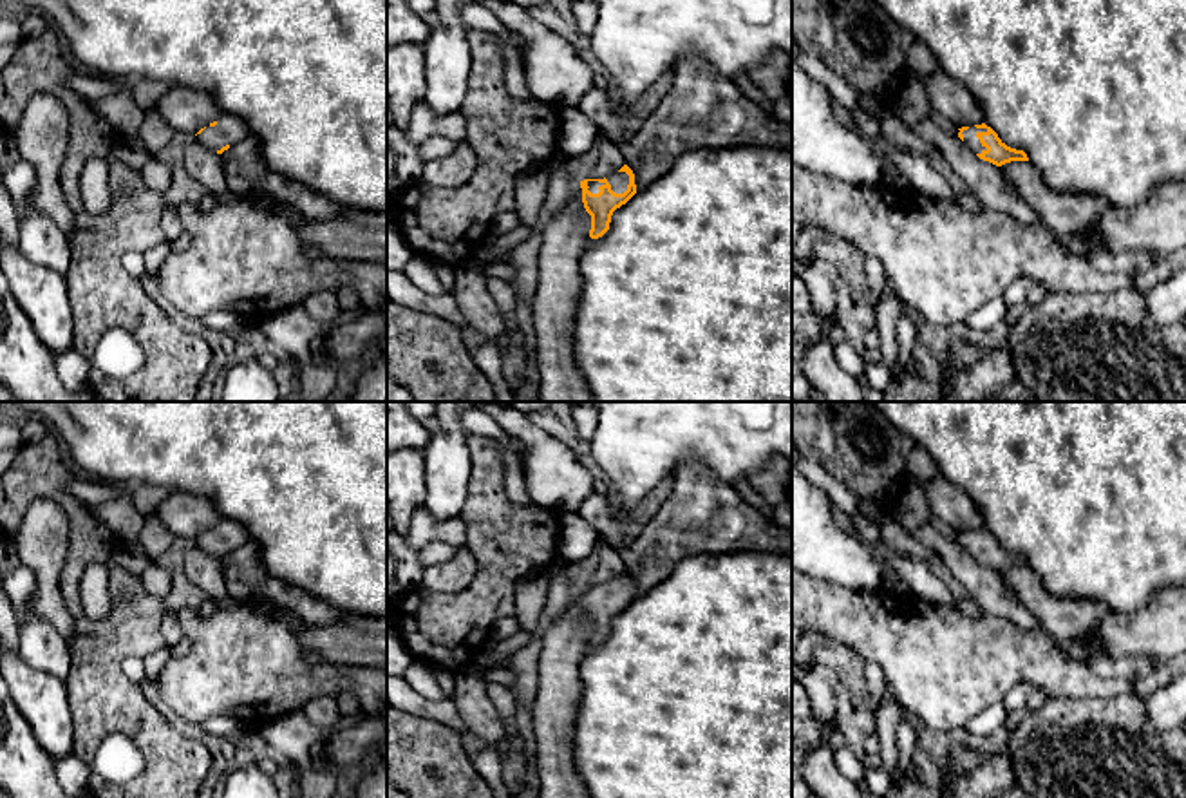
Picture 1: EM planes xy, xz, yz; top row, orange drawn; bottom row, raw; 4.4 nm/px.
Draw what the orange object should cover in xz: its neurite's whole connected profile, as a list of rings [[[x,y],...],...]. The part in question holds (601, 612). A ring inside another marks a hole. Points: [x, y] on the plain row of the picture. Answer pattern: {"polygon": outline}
{"polygon": [[[627,570],[604,584],[584,584],[580,594],[584,613],[591,621],[591,644],[602,642],[609,635],[613,617],[636,599],[635,579]]]}

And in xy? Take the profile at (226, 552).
{"polygon": [[[221,519],[213,528],[201,534],[192,546],[208,552],[210,556],[222,559],[231,550],[249,541],[249,534],[244,525],[233,519]]]}

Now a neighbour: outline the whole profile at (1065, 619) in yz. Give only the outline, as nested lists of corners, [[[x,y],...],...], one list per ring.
[[[1029,566],[1000,572],[1011,594],[1038,619],[1041,630],[1056,642],[1081,642],[1112,612],[1092,599],[1058,597],[1050,594]]]

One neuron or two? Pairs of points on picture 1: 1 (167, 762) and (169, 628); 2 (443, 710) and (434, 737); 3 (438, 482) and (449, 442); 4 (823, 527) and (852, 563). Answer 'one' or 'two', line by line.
1: two
2: two
3: one
4: one

